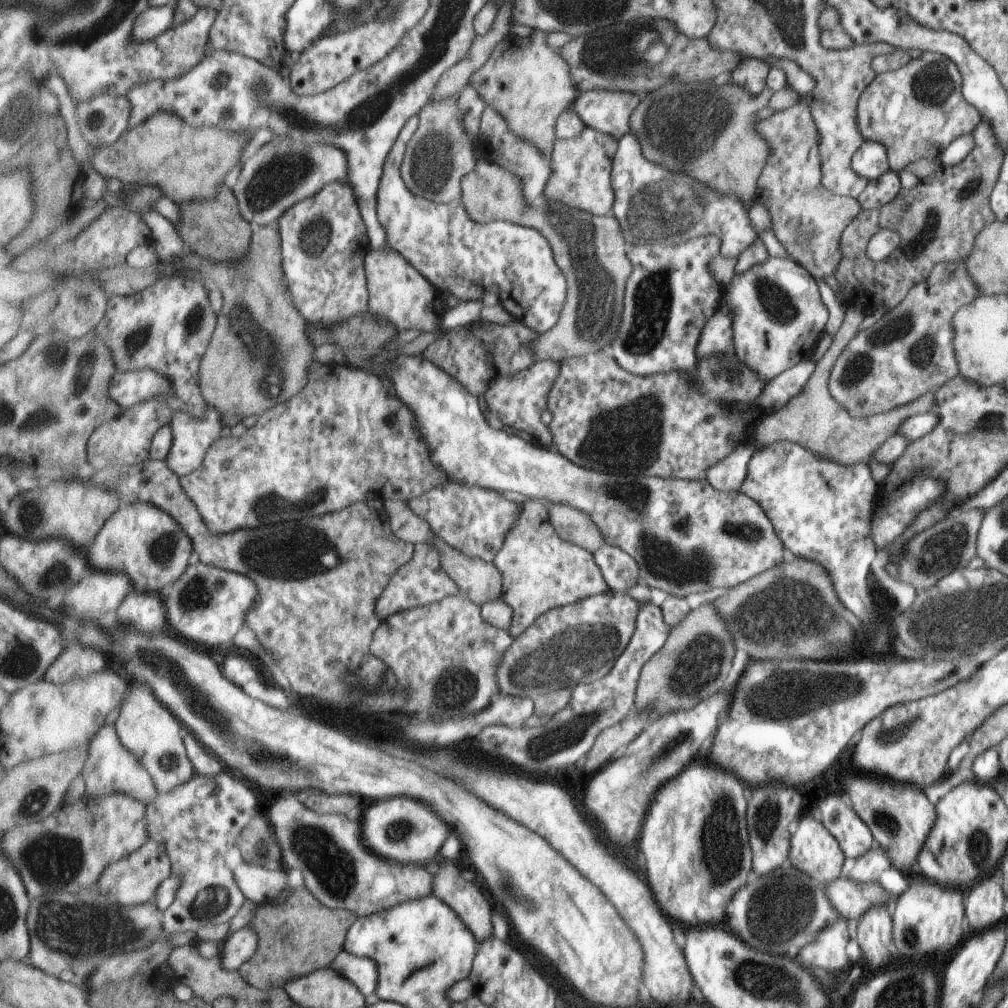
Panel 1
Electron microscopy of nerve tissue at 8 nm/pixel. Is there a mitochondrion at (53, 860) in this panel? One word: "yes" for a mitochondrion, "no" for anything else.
yes

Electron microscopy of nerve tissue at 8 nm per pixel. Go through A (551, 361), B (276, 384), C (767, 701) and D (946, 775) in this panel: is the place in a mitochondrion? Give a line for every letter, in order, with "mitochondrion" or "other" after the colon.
A: other
B: mitochondrion
C: mitochondrion
D: other

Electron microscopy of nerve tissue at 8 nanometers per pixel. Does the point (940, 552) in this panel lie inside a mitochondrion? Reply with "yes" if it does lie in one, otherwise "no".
yes

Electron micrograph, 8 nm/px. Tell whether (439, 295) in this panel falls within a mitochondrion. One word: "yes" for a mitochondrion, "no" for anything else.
no

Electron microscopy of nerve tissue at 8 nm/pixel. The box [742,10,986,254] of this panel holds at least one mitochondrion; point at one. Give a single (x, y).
(931, 85)

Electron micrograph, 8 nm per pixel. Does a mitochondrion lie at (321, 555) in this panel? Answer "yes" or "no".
yes

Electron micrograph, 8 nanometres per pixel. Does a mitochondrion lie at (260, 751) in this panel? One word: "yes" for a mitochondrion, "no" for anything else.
yes

